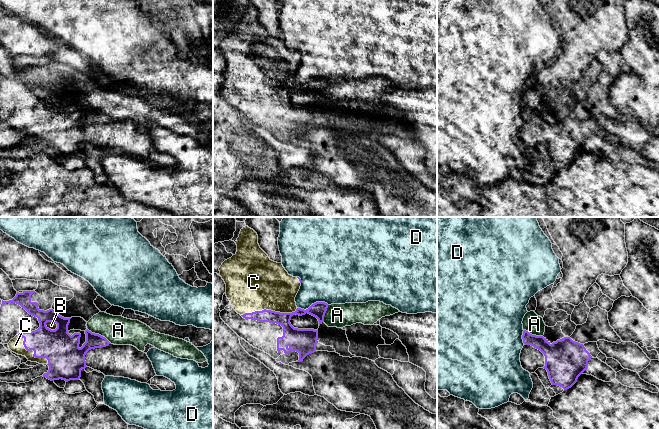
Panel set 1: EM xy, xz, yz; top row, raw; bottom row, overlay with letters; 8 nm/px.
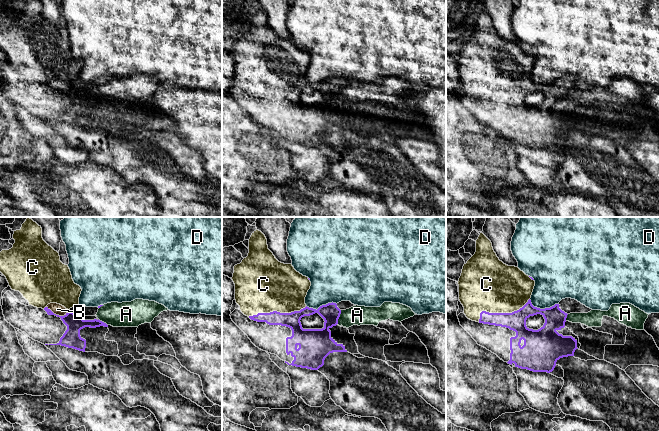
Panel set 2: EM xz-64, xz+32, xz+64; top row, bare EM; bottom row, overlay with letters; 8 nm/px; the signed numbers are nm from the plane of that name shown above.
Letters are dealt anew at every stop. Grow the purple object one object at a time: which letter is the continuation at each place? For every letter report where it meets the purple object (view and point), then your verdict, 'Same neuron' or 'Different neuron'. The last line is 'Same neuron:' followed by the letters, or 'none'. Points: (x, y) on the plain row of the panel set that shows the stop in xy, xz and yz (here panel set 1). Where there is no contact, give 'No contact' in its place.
A: Touches purple at xy (98, 110). Different neuron
B: Touches purple at xy (52, 97). Different neuron
C: Touches purple at xz (269, 86). Same neuron
D: Touches purple at xz (312, 80). Different neuron
Same neuron: C

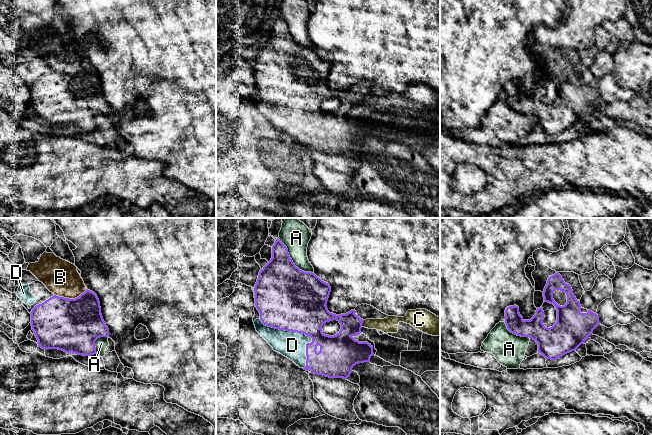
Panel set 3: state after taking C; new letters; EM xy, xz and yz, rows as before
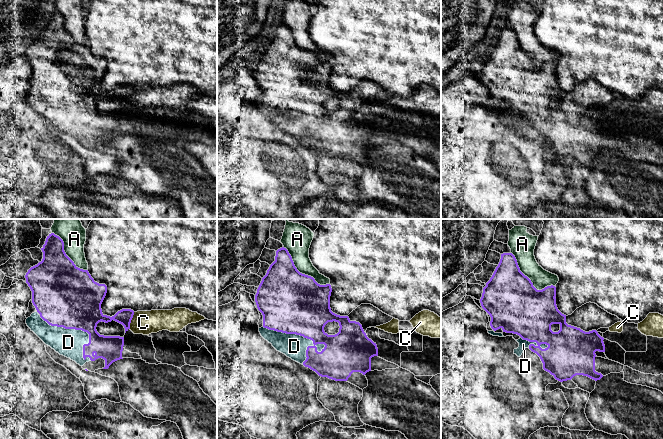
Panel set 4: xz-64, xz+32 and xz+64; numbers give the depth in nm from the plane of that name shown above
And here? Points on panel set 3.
A: Touches purple at xz (292, 37). Different neuron
B: Touches purple at xy (70, 75). Different neuron
C: Touches purple at xz (362, 99). Different neuron
D: Touches purple at xz (301, 108). Same neuron
Same neuron: D

